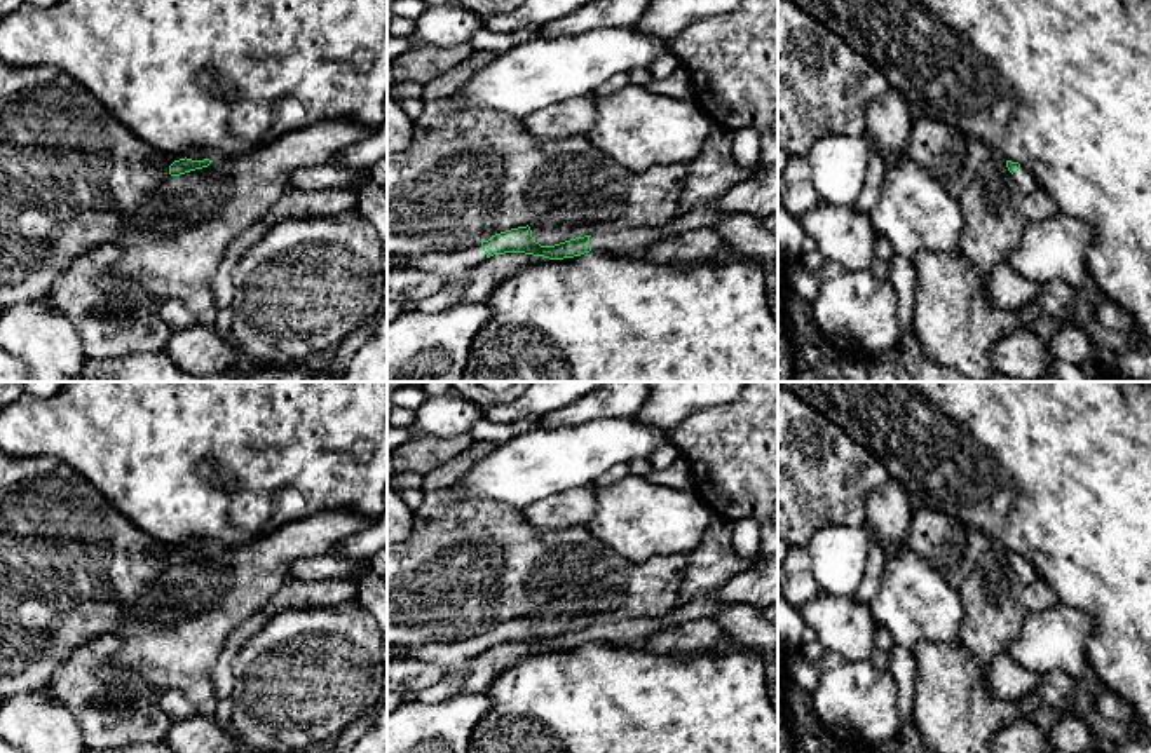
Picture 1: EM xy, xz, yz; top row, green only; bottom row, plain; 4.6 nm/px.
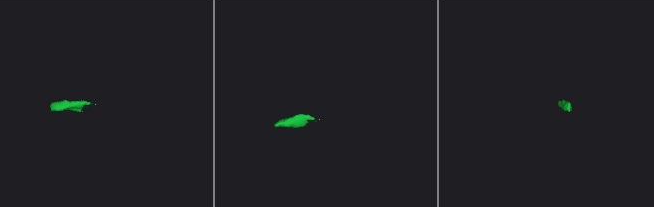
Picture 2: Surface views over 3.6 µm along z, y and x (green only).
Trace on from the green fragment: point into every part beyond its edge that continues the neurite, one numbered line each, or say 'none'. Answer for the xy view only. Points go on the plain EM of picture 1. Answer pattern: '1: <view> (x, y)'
none

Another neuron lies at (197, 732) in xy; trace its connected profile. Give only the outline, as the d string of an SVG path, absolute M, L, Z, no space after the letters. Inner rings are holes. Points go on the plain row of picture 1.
M190 715L171 722L164 743L173 753L237 753L244 750L213 716Z

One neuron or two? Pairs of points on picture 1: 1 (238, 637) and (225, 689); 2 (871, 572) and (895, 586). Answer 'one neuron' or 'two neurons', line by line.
1: one neuron
2: two neurons

